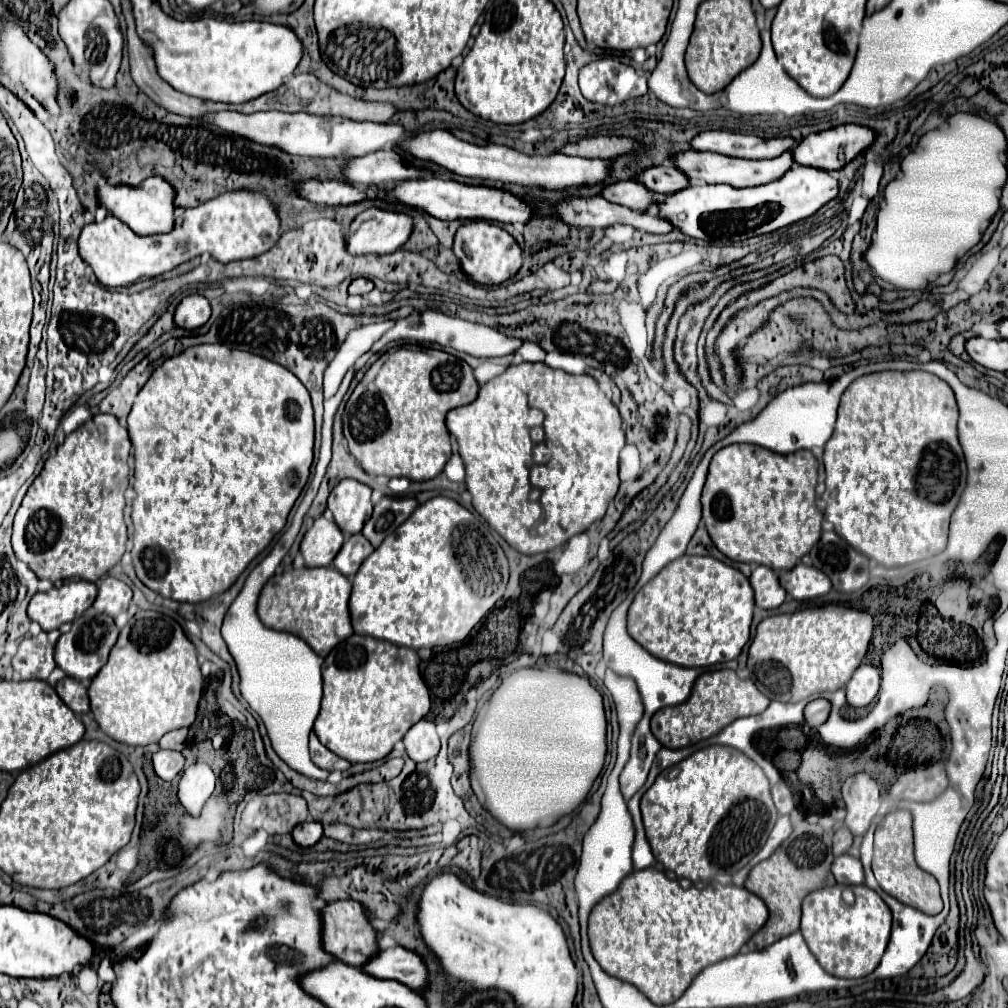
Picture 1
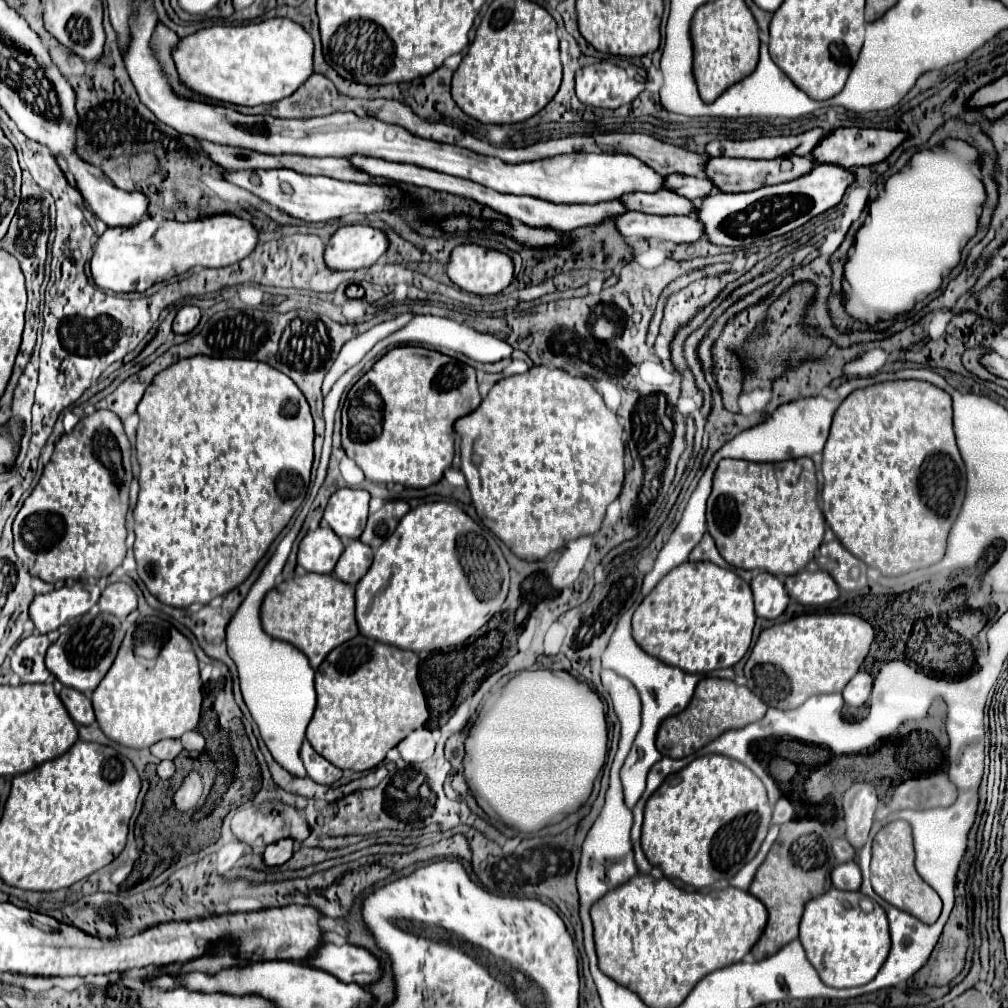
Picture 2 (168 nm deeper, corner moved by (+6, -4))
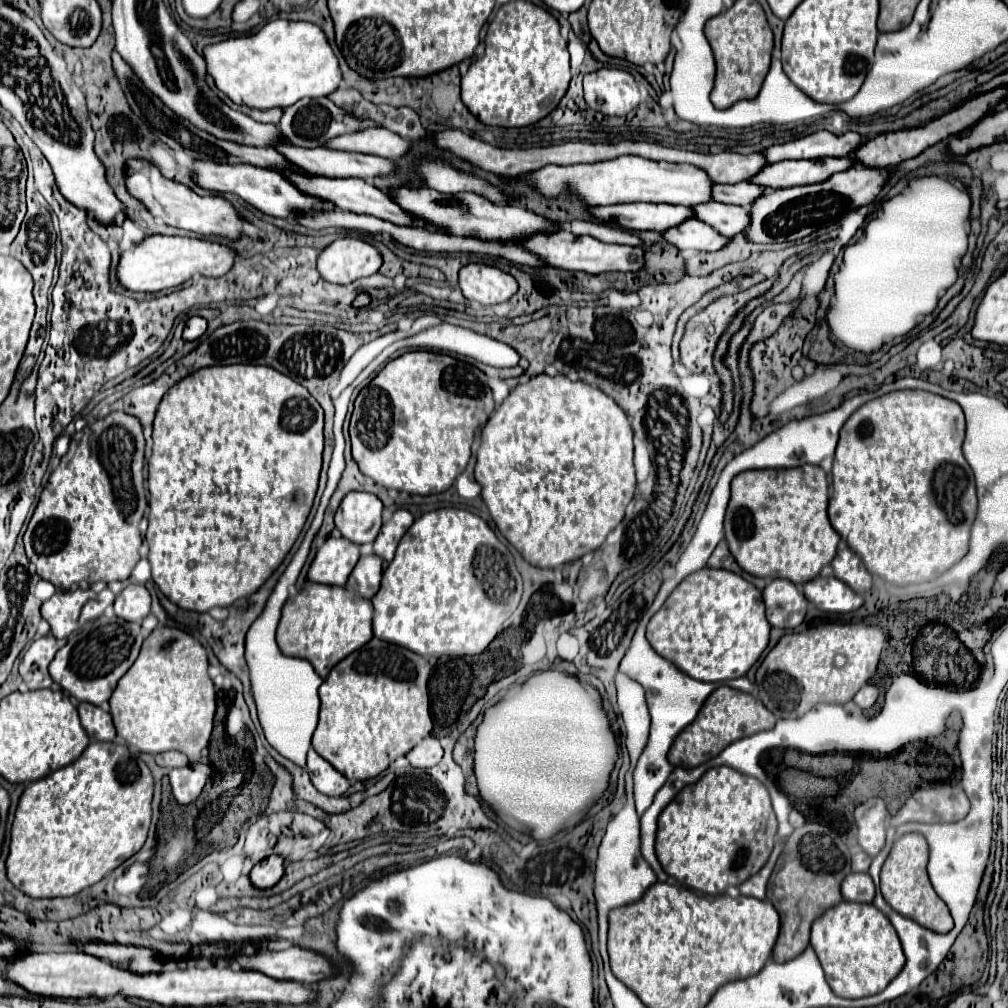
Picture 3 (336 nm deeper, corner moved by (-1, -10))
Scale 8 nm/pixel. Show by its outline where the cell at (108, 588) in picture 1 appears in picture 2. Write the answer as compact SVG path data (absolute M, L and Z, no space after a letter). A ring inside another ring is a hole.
M111 583L99 597L99 609L115 617L127 617L137 607L137 595L127 583Z

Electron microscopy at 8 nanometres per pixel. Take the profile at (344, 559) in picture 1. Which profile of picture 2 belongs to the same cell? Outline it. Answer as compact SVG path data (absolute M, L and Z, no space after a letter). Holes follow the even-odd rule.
M353 539L347 543L341 559L335 565L335 577L343 583L355 585L363 573L367 573L369 565L373 561L373 549L361 543L359 539Z

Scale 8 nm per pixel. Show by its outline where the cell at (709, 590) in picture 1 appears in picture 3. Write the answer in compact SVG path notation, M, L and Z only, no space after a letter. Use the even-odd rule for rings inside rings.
M702 569L688 575L650 619L650 645L680 671L698 681L738 679L760 659L770 639L762 593L726 569Z

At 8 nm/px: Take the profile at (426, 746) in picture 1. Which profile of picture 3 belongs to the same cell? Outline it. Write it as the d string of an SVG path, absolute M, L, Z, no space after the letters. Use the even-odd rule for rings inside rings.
M428 735L406 755L406 759L410 761L412 767L422 767L422 769L434 767L442 759L442 747L436 737Z

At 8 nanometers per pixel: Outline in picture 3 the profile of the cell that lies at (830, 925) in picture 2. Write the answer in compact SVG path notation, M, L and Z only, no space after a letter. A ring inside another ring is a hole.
M842 901L830 907L814 921L810 945L822 963L828 985L844 999L860 999L884 991L906 961L900 939L888 917L868 903Z

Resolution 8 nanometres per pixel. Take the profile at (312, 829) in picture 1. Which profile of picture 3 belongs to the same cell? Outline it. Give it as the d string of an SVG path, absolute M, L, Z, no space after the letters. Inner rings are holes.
M266 857L250 871L250 883L256 889L268 889L280 881L284 873L284 863L280 857Z

